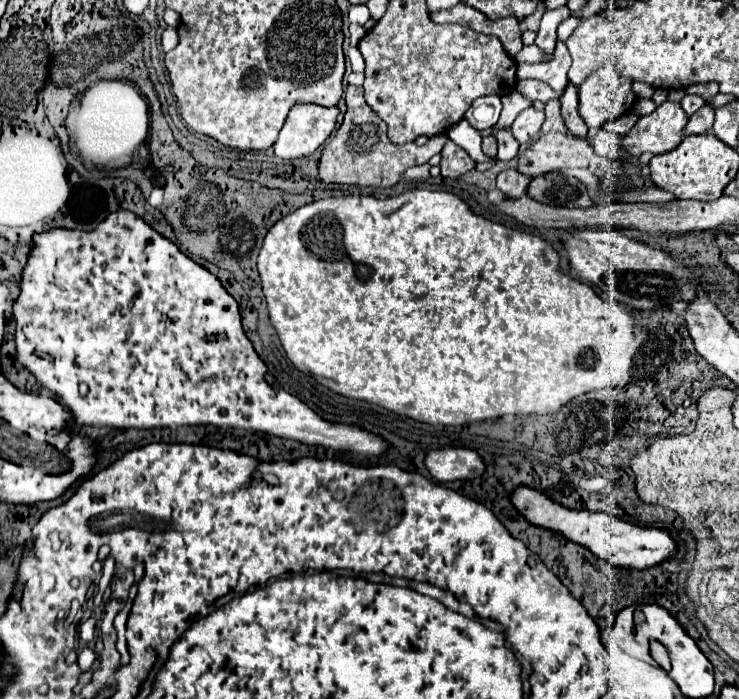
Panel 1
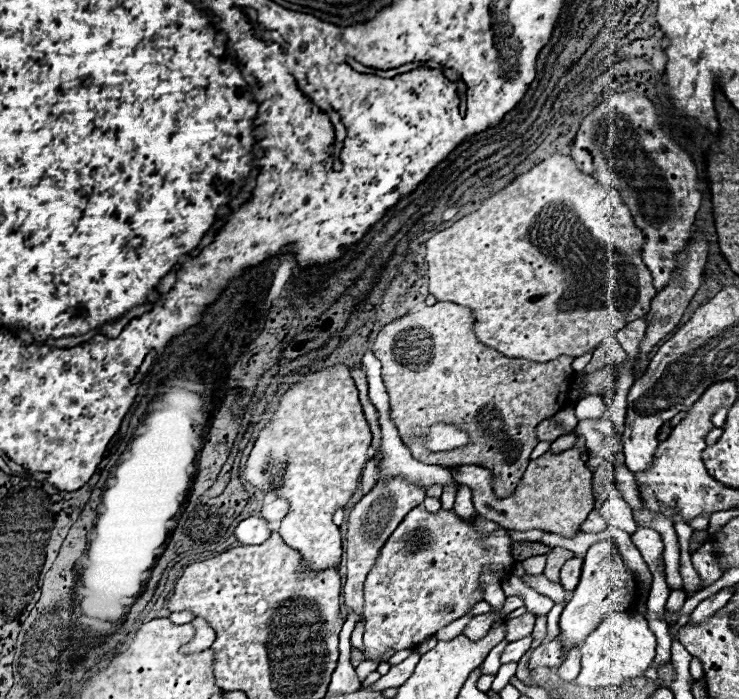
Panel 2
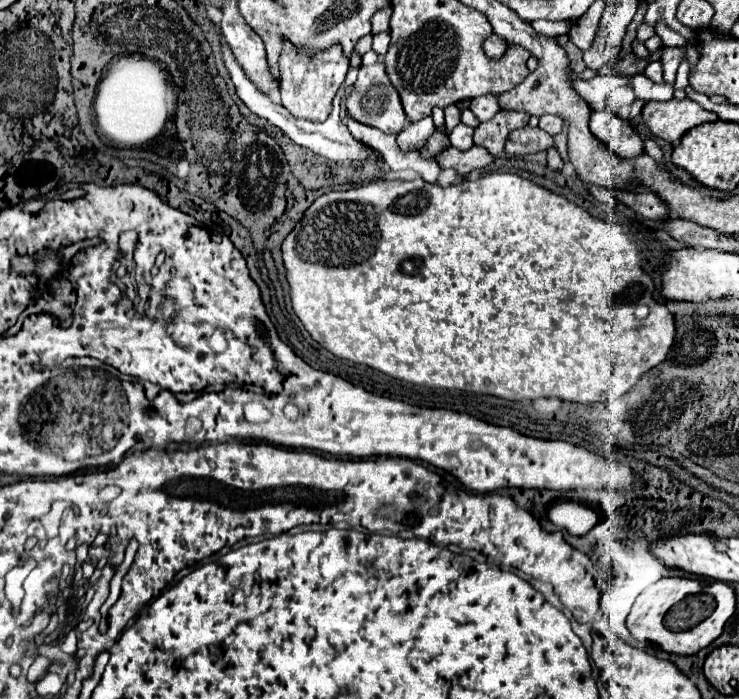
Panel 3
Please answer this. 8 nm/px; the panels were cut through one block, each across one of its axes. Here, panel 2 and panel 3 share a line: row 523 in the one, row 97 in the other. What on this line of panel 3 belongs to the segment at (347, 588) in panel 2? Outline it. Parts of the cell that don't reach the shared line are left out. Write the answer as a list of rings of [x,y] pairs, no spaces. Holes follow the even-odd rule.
[[[376,62],[372,66],[362,66],[358,70],[358,80],[356,80],[356,84],[346,100],[346,108],[348,108],[348,114],[352,118],[356,118],[362,124],[380,128],[382,132],[396,132],[398,134],[408,124],[400,96],[396,94],[396,88],[392,86],[392,82],[386,74],[384,62]]]

